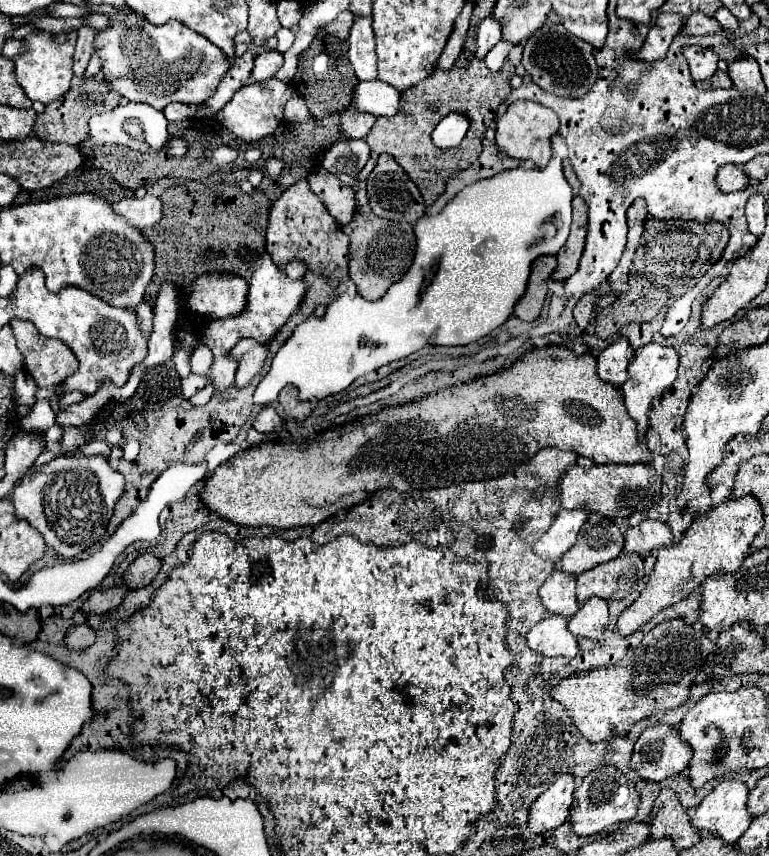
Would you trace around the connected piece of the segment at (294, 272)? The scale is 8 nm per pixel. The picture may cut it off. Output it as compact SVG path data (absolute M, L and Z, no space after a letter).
M291 260L287 266L285 266L285 274L291 278L291 280L299 280L305 276L305 266L299 262L299 260Z

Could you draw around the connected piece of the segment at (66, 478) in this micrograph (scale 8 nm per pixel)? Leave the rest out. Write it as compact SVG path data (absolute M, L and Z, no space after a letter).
M57 456L45 466L29 470L13 488L11 502L15 508L15 518L27 520L35 530L39 530L45 544L51 546L59 556L73 558L99 542L99 538L105 534L105 526L113 514L113 506L123 494L123 490L123 474L111 470L103 456Z

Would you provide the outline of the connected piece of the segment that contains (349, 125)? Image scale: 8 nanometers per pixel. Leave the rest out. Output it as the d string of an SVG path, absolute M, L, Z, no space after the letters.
M349 106L341 114L341 134L345 140L347 138L351 138L351 140L365 138L369 134L369 130L373 128L373 124L375 124L375 116L359 114L359 112L355 112L353 106Z

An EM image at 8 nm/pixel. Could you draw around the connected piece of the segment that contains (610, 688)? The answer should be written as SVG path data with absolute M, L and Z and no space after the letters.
M679 618L665 620L665 622L657 624L649 634L645 634L643 642L637 648L633 648L623 660L619 660L617 664L611 664L611 666L597 668L587 674L577 674L577 676L569 676L569 678L561 680L559 686L551 692L551 698L557 700L559 704L563 704L571 724L575 724L575 728L583 734L585 740L605 742L615 736L625 736L629 732L629 728L633 728L633 724L637 724L657 712L677 708L687 700L691 682L699 674L703 660L715 652L715 642L707 640L705 634L707 634L707 630L703 630L699 624L685 624Z

